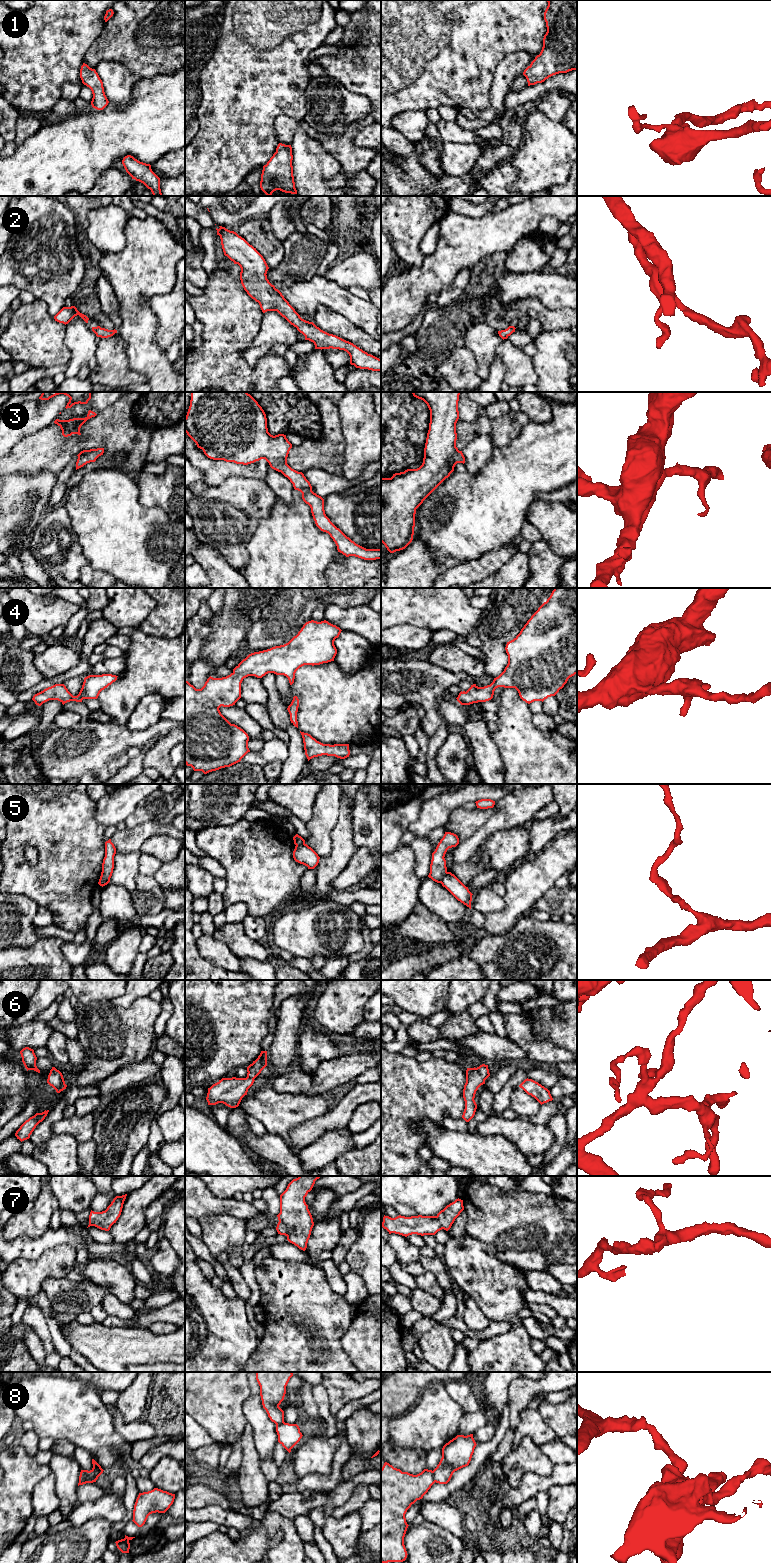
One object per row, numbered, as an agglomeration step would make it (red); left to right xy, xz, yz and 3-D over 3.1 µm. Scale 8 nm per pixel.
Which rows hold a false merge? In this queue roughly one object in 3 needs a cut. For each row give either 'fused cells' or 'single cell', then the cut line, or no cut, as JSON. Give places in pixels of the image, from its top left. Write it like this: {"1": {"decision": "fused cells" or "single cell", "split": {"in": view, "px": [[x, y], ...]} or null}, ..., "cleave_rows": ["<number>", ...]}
{"1": {"decision": "single cell", "split": null}, "2": {"decision": "single cell", "split": null}, "3": {"decision": "single cell", "split": null}, "4": {"decision": "single cell", "split": null}, "5": {"decision": "fused cells", "split": {"in": "yz", "px": [[447, 872], [439, 882]]}}, "6": {"decision": "single cell", "split": null}, "7": {"decision": "single cell", "split": null}, "8": {"decision": "fused cells", "split": {"in": "xy", "px": [[81, 1471], [87, 1482]]}}, "cleave_rows": ["5", "8"]}

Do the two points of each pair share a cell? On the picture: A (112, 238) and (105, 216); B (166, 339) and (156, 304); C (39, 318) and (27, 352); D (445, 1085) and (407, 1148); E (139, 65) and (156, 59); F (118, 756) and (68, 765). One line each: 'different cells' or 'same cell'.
A: same cell
B: same cell
C: same cell
D: same cell
E: same cell
F: same cell

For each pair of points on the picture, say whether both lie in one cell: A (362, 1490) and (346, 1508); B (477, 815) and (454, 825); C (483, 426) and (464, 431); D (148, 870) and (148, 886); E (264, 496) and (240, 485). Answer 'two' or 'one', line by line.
A: one
B: one
C: one
D: two
E: one

